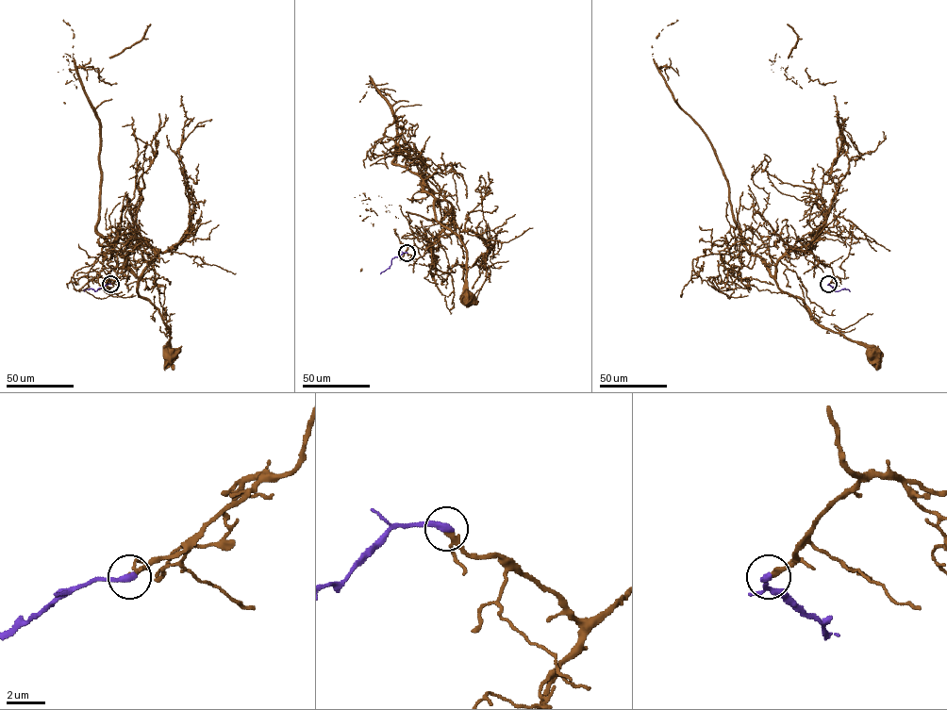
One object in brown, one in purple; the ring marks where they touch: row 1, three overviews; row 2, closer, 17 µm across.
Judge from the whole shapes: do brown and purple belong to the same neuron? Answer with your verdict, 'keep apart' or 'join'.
join

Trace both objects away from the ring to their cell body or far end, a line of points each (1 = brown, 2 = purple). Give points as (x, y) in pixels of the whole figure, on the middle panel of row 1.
1: (407, 253), (418, 258), (445, 234), (454, 216), (448, 202), (435, 201), (435, 216), (466, 249), (465, 296)
2: (407, 253), (394, 256), (390, 267), (380, 273)

